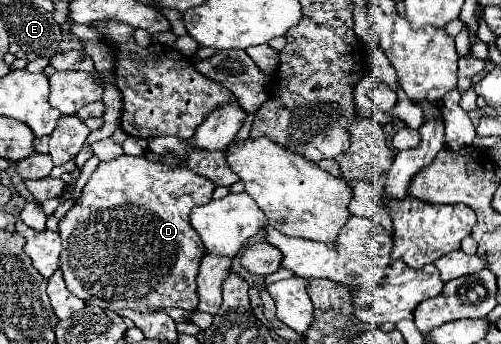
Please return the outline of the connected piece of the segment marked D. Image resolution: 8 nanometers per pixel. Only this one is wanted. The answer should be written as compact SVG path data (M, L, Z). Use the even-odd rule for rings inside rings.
M127 154L101 162L83 188L83 196L77 200L75 208L71 208L59 222L59 234L65 242L65 250L61 252L61 272L67 288L81 300L111 312L123 308L137 312L153 312L161 308L197 310L199 296L195 278L205 246L189 224L189 214L195 206L211 202L213 190L213 180L195 174L187 166L169 168L169 164Z

